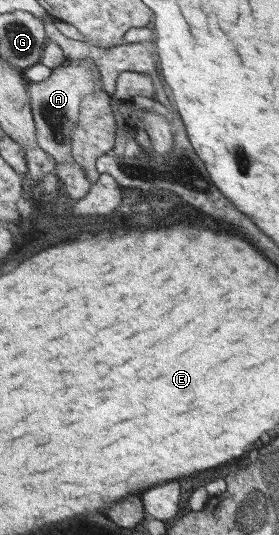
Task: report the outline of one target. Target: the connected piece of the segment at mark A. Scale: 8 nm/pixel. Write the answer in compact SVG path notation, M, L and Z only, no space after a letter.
M67 60L63 65L52 70L44 81L28 86L32 101L33 115L37 122L37 142L49 154L53 154L59 163L75 160L73 156L73 129L79 123L81 101L87 95L95 93L95 78L89 62Z

